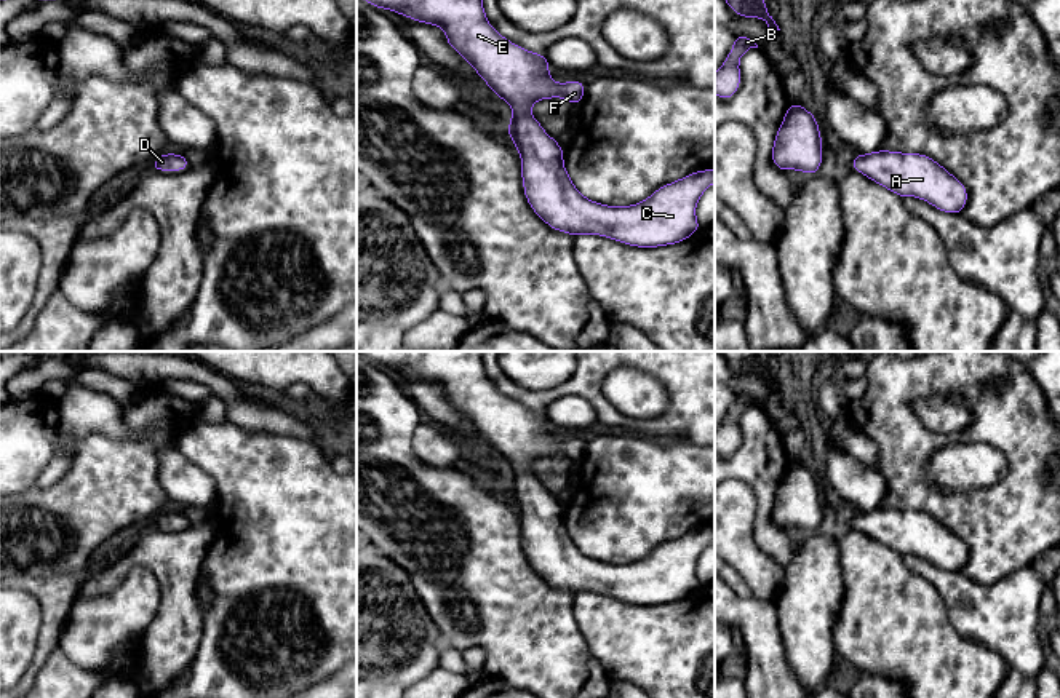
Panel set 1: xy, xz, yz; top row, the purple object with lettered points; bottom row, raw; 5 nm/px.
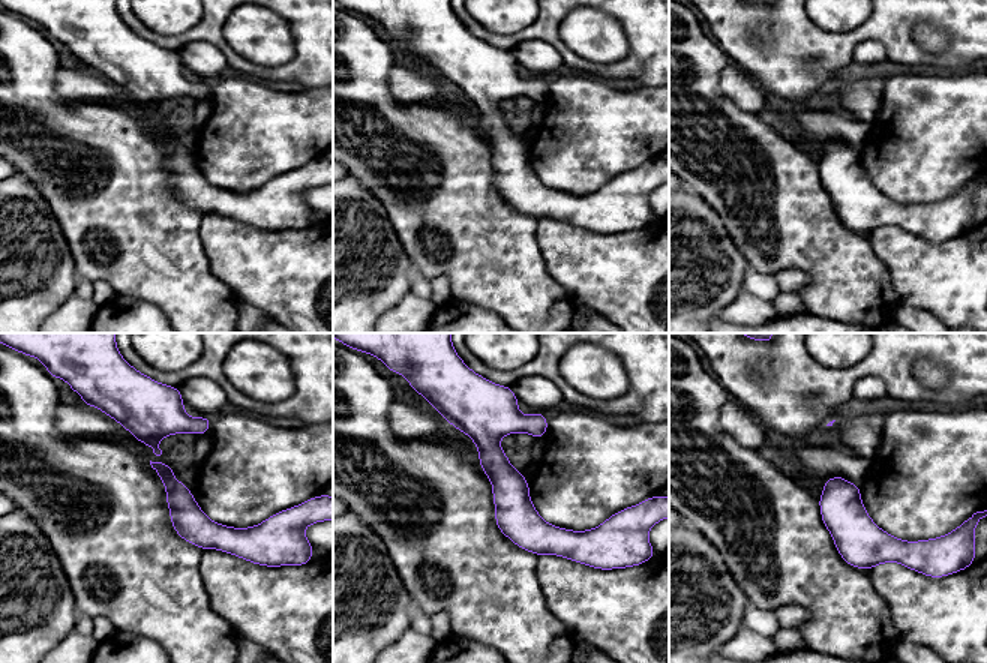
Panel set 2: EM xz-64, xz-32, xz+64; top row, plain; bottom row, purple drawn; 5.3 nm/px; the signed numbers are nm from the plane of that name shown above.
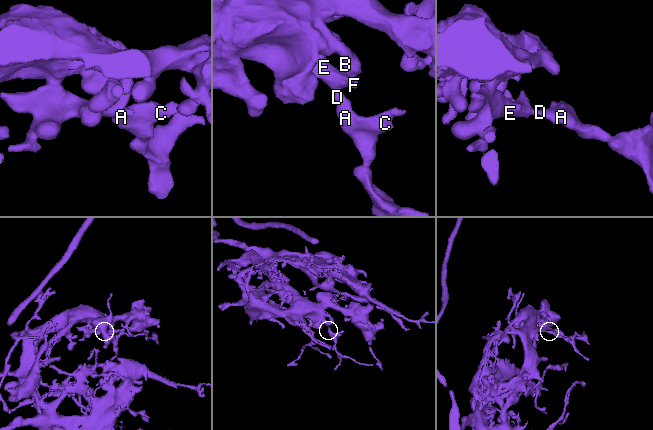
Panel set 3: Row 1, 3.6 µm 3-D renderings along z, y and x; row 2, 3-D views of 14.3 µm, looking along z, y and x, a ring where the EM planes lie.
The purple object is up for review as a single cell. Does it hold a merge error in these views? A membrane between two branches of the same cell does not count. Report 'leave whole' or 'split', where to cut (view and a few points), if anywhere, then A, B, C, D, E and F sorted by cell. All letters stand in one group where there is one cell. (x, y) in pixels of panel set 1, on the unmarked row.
leave whole; no cut; A B C D E F

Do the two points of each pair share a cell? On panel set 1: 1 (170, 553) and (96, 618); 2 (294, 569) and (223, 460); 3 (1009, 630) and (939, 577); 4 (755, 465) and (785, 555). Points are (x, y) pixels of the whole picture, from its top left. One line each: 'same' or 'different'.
1: different
2: same
3: same
4: same

